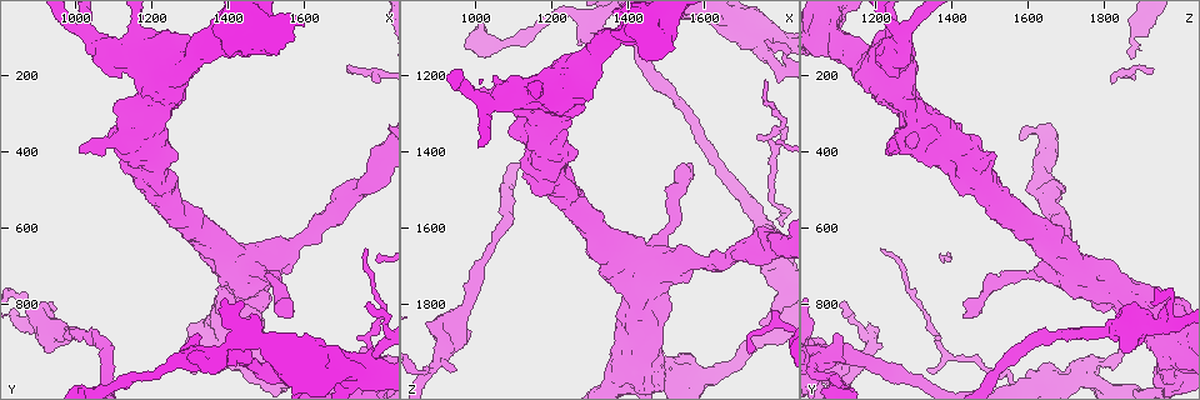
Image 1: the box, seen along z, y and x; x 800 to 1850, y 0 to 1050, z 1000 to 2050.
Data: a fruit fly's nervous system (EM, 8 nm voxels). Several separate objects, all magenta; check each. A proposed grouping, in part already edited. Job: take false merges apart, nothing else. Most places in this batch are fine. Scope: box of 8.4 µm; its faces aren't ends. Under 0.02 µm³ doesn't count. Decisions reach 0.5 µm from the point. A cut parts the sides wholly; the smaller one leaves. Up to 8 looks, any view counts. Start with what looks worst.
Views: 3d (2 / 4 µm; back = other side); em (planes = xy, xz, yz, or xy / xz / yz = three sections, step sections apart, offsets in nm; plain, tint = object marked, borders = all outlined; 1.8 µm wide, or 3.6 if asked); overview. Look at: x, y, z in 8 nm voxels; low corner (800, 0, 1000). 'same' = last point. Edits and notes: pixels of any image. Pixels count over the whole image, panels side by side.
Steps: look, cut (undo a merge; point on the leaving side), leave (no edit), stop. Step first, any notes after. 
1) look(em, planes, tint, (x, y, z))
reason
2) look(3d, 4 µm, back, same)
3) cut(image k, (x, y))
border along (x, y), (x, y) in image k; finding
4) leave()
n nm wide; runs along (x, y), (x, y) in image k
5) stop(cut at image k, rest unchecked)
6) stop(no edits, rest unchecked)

look(em, planes, borders, (885, 840, 1975))
thick turns thin

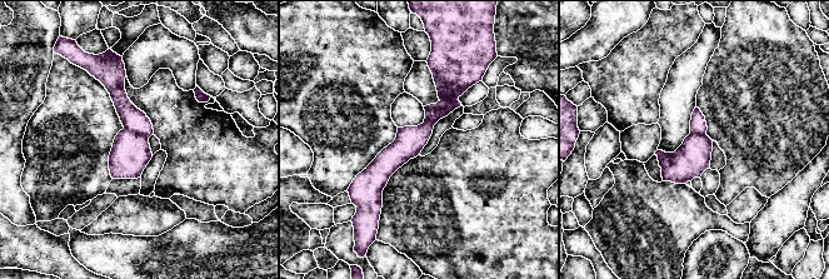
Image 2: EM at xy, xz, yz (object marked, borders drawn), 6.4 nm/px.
cut(image 2, (131, 118))
190 nm wide; two cells meet here

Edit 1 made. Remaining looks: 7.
look(overview)
redraw

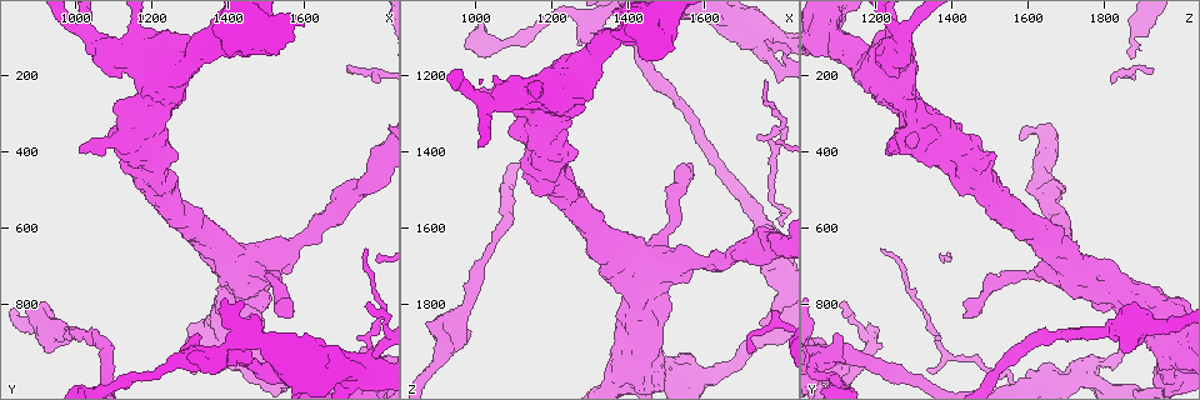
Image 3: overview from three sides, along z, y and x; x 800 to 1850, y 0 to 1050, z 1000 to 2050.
look(em, 3.6 µm, xz, step 4, tint, (1760, 965, 1145))
sharp bend

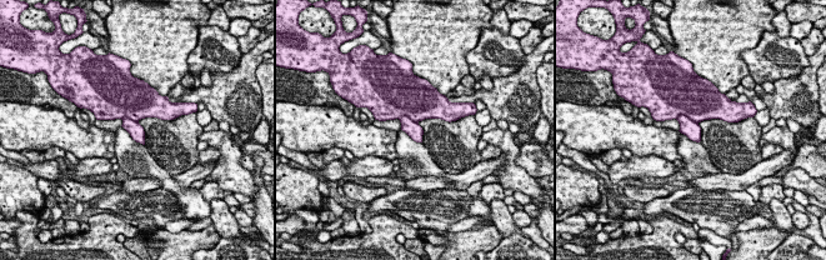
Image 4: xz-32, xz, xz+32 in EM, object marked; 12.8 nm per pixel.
cut(image 4, (699, 101))
border along (676, 116), (685, 115), (697, 123) in image 4; two cells meet here

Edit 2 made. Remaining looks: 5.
look(overview)

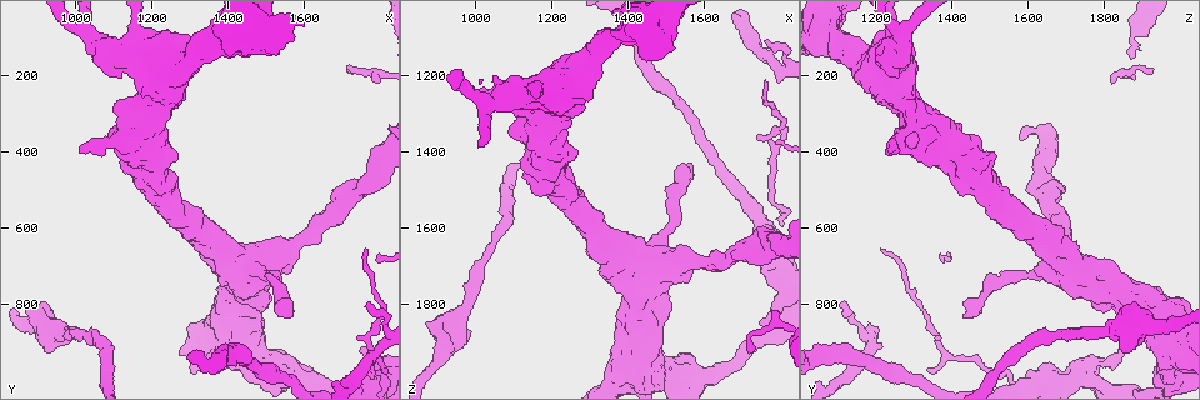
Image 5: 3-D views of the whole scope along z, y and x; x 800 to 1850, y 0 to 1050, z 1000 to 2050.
look(em, 3.6 µm, xy, step 16, tint, (1550, 650, 1680))
sudden change in width

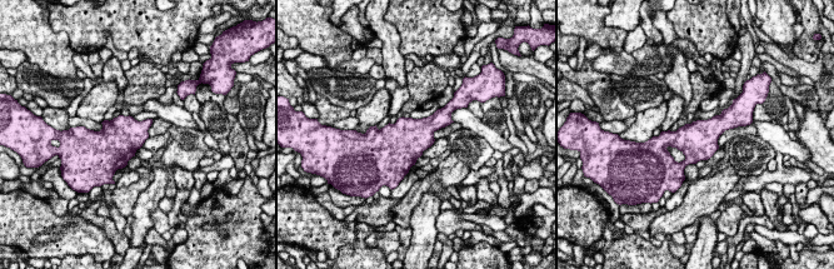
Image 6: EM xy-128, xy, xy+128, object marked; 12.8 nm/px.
look(em, 3.6 µm, planes, tint, same)
cut it another way

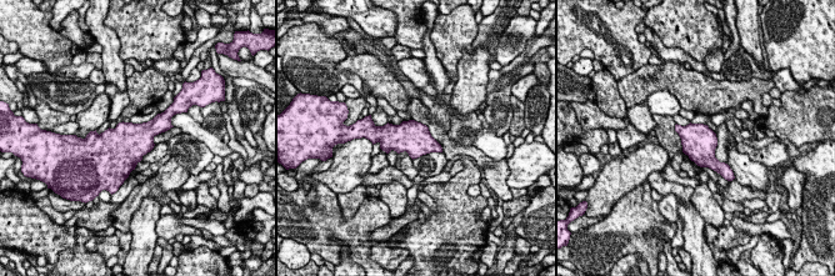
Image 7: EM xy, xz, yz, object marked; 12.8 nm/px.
leave()
one cell here

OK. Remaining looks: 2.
stop(cut at image 2, cut at image 4, rest unchecked)

